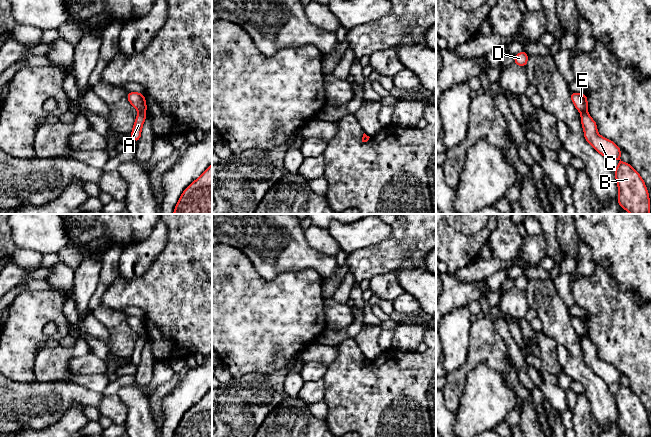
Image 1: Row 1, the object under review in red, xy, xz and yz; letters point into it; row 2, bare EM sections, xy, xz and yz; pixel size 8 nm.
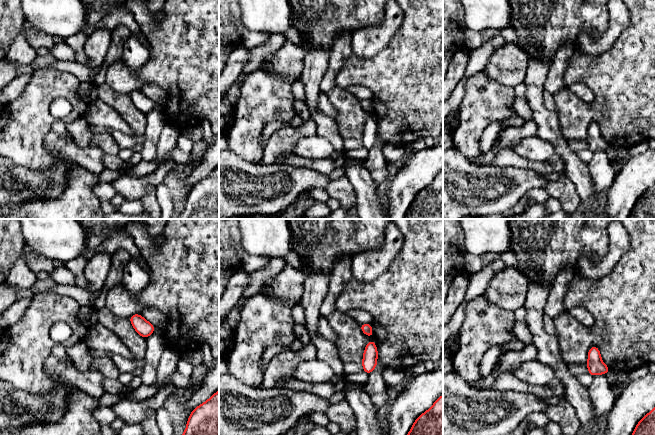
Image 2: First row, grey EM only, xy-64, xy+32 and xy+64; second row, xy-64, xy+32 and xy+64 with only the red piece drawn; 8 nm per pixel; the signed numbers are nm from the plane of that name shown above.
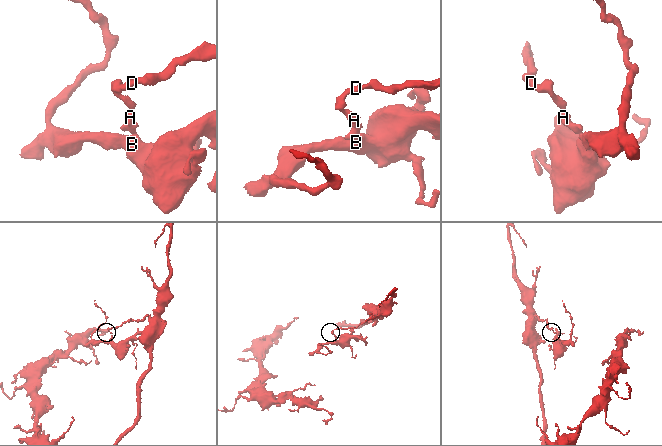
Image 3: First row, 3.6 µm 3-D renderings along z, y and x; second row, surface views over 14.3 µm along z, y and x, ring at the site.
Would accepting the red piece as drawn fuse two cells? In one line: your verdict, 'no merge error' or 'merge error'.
merge error

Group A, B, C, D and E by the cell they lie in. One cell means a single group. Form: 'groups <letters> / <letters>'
groups A B C / D E

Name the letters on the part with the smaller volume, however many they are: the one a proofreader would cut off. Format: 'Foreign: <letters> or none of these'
Foreign: A, B, C

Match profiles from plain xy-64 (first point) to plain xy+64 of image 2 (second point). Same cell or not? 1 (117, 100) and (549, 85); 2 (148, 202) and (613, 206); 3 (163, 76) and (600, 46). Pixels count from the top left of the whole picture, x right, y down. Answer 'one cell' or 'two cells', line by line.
1: two cells
2: two cells
3: two cells

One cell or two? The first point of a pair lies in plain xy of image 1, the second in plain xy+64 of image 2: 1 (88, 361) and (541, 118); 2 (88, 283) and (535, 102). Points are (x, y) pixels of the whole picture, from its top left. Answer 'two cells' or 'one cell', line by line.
1: two cells
2: one cell

